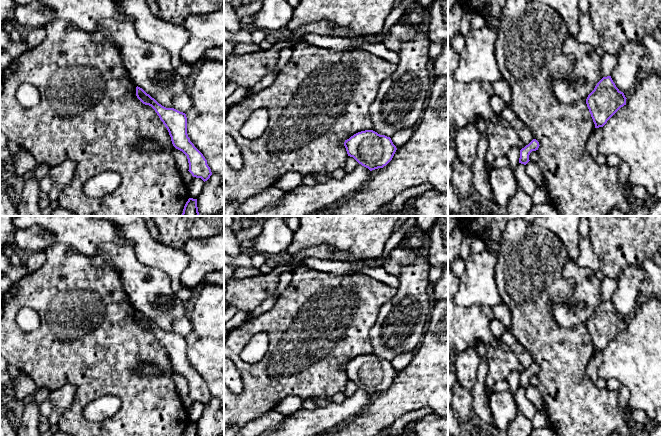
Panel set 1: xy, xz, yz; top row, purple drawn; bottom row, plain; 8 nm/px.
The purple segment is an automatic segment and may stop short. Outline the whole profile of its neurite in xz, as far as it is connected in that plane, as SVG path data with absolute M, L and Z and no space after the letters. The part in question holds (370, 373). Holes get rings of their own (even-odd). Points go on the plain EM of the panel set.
M373 354L354 358L345 364L344 370L348 380L370 395L386 390L397 374L390 361Z

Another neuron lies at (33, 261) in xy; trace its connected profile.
M44 251L32 252L24 256L24 265L27 268L28 273L39 270L46 261L46 255Z

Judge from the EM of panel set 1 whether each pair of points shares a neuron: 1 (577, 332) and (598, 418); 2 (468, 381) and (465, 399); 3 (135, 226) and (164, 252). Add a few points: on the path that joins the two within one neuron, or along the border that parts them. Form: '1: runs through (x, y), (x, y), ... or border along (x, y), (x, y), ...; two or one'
1: runs through (577, 353), (577, 397); one
2: border along (458, 382), (469, 391); two
3: runs through (139, 234), (156, 251); one

